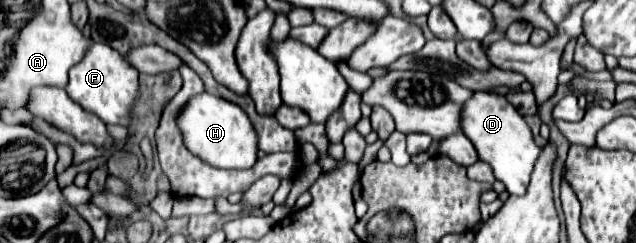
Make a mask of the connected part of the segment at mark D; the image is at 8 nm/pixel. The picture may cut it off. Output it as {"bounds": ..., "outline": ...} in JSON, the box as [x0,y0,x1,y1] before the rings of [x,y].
{"bounds":[463,92,541,196],"outline":[[[475,92],[473,98],[469,98],[463,106],[463,132],[477,148],[479,158],[493,168],[495,178],[505,184],[507,192],[513,196],[523,196],[523,192],[527,192],[535,162],[541,154],[541,146],[535,144],[525,118],[511,108],[505,96]]]}

